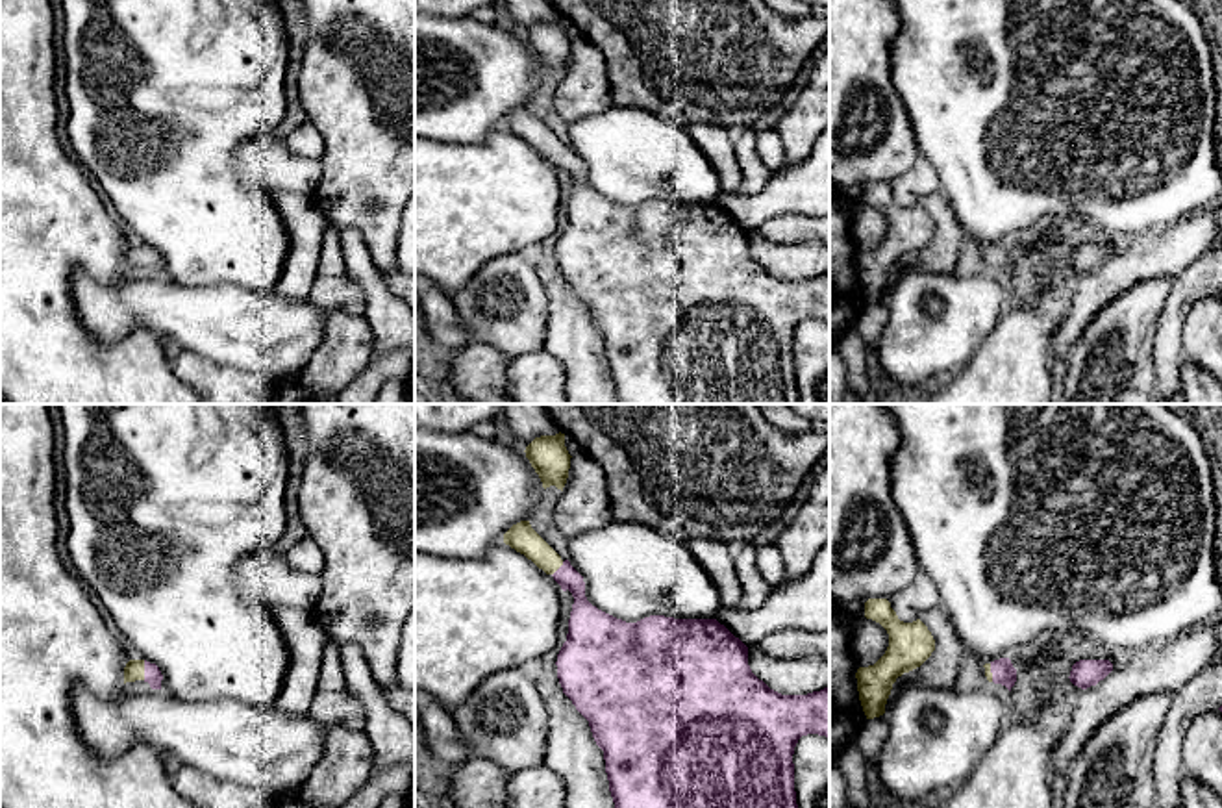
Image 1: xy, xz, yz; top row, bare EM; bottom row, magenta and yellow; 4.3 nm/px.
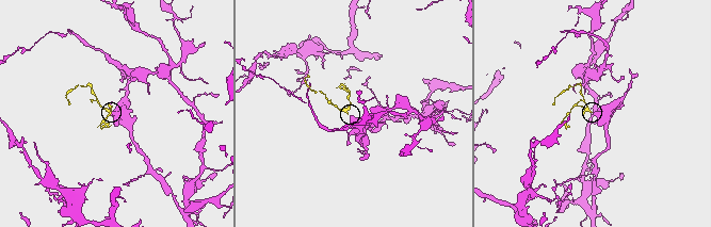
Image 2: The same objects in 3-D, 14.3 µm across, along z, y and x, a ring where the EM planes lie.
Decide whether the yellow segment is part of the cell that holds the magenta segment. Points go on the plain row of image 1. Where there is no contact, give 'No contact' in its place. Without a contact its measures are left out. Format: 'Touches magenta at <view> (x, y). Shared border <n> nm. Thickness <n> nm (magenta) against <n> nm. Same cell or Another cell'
Touches magenta at xy (145, 254). Shared border 90 nm. Thickness 80 nm (magenta) against 90 nm. Same cell

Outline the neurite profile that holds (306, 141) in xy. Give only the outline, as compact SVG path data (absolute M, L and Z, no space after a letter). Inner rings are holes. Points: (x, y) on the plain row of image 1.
M306 120L285 139L285 146L293 156L320 159L326 152L326 139L309 120Z

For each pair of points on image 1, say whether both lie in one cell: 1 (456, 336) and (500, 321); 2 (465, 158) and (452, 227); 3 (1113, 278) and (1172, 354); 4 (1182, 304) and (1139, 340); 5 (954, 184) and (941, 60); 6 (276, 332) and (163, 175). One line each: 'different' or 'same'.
1: different
2: same
3: different
4: different
5: same
6: different

